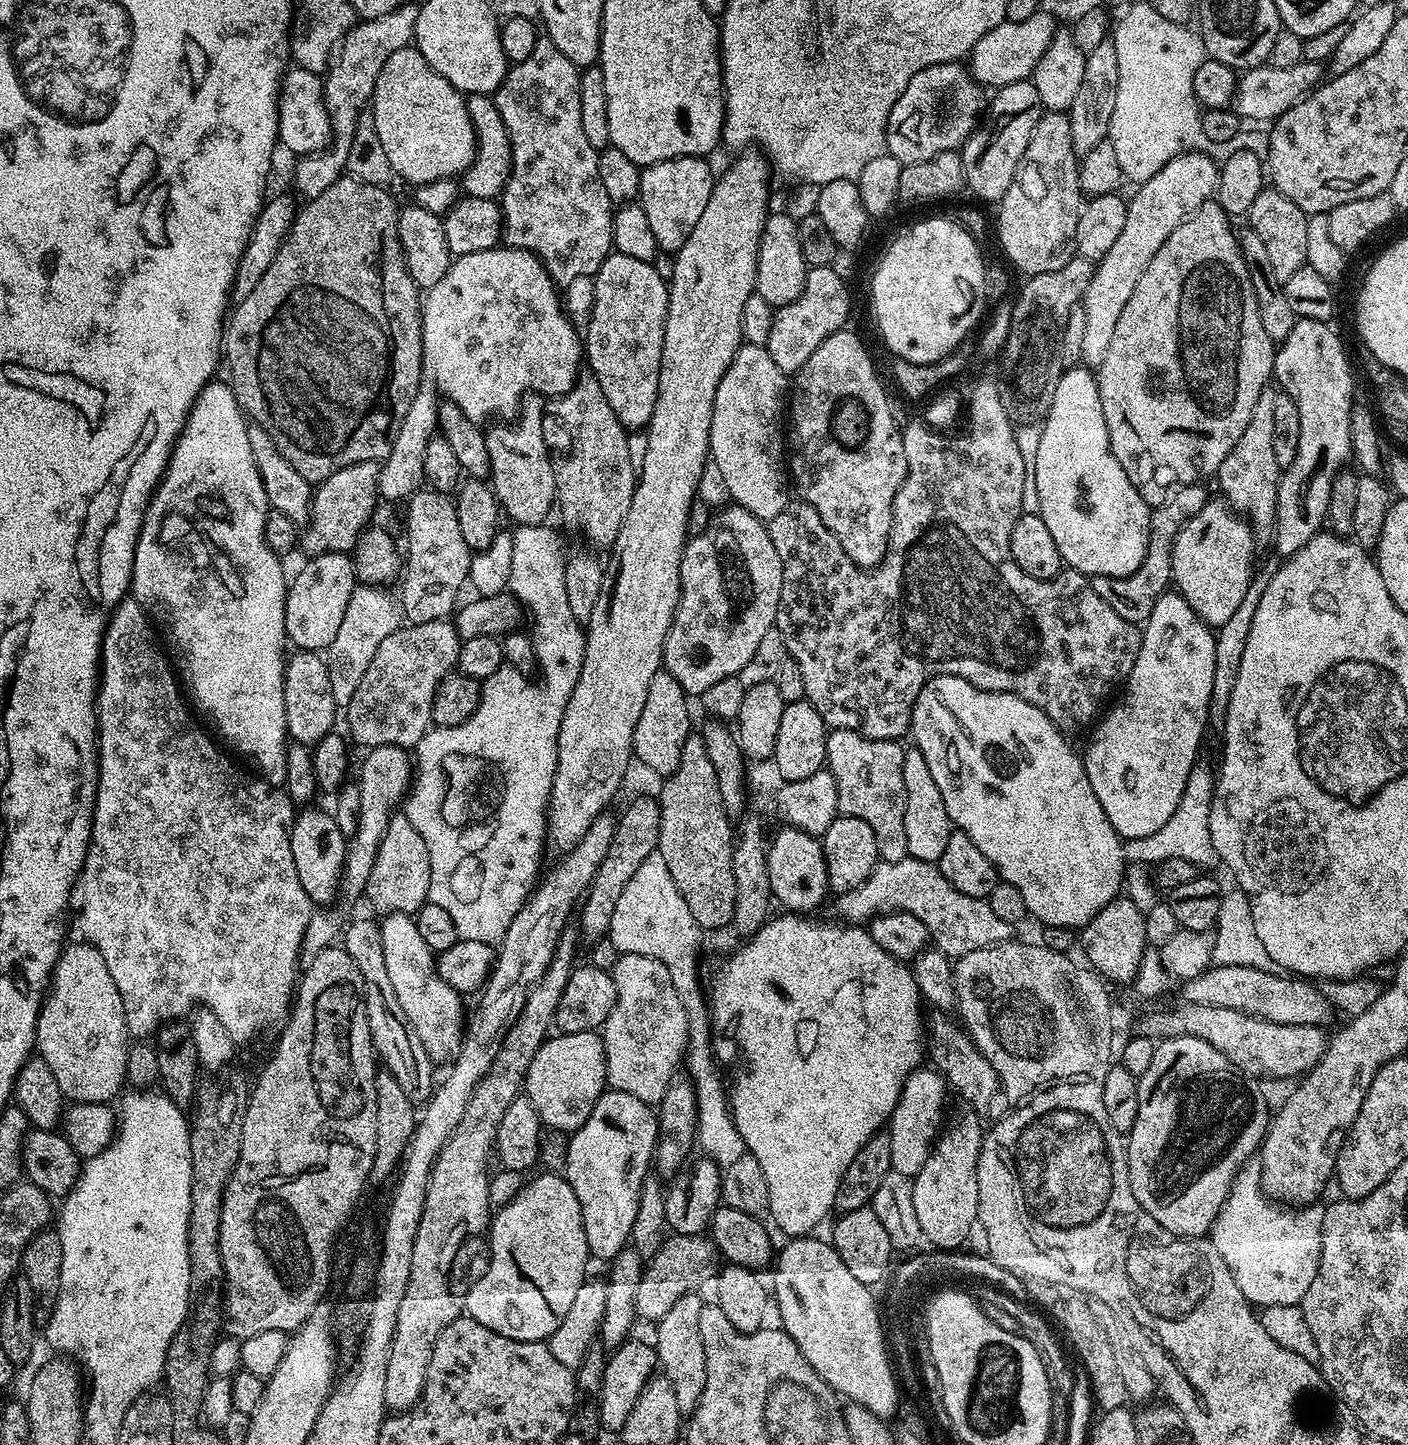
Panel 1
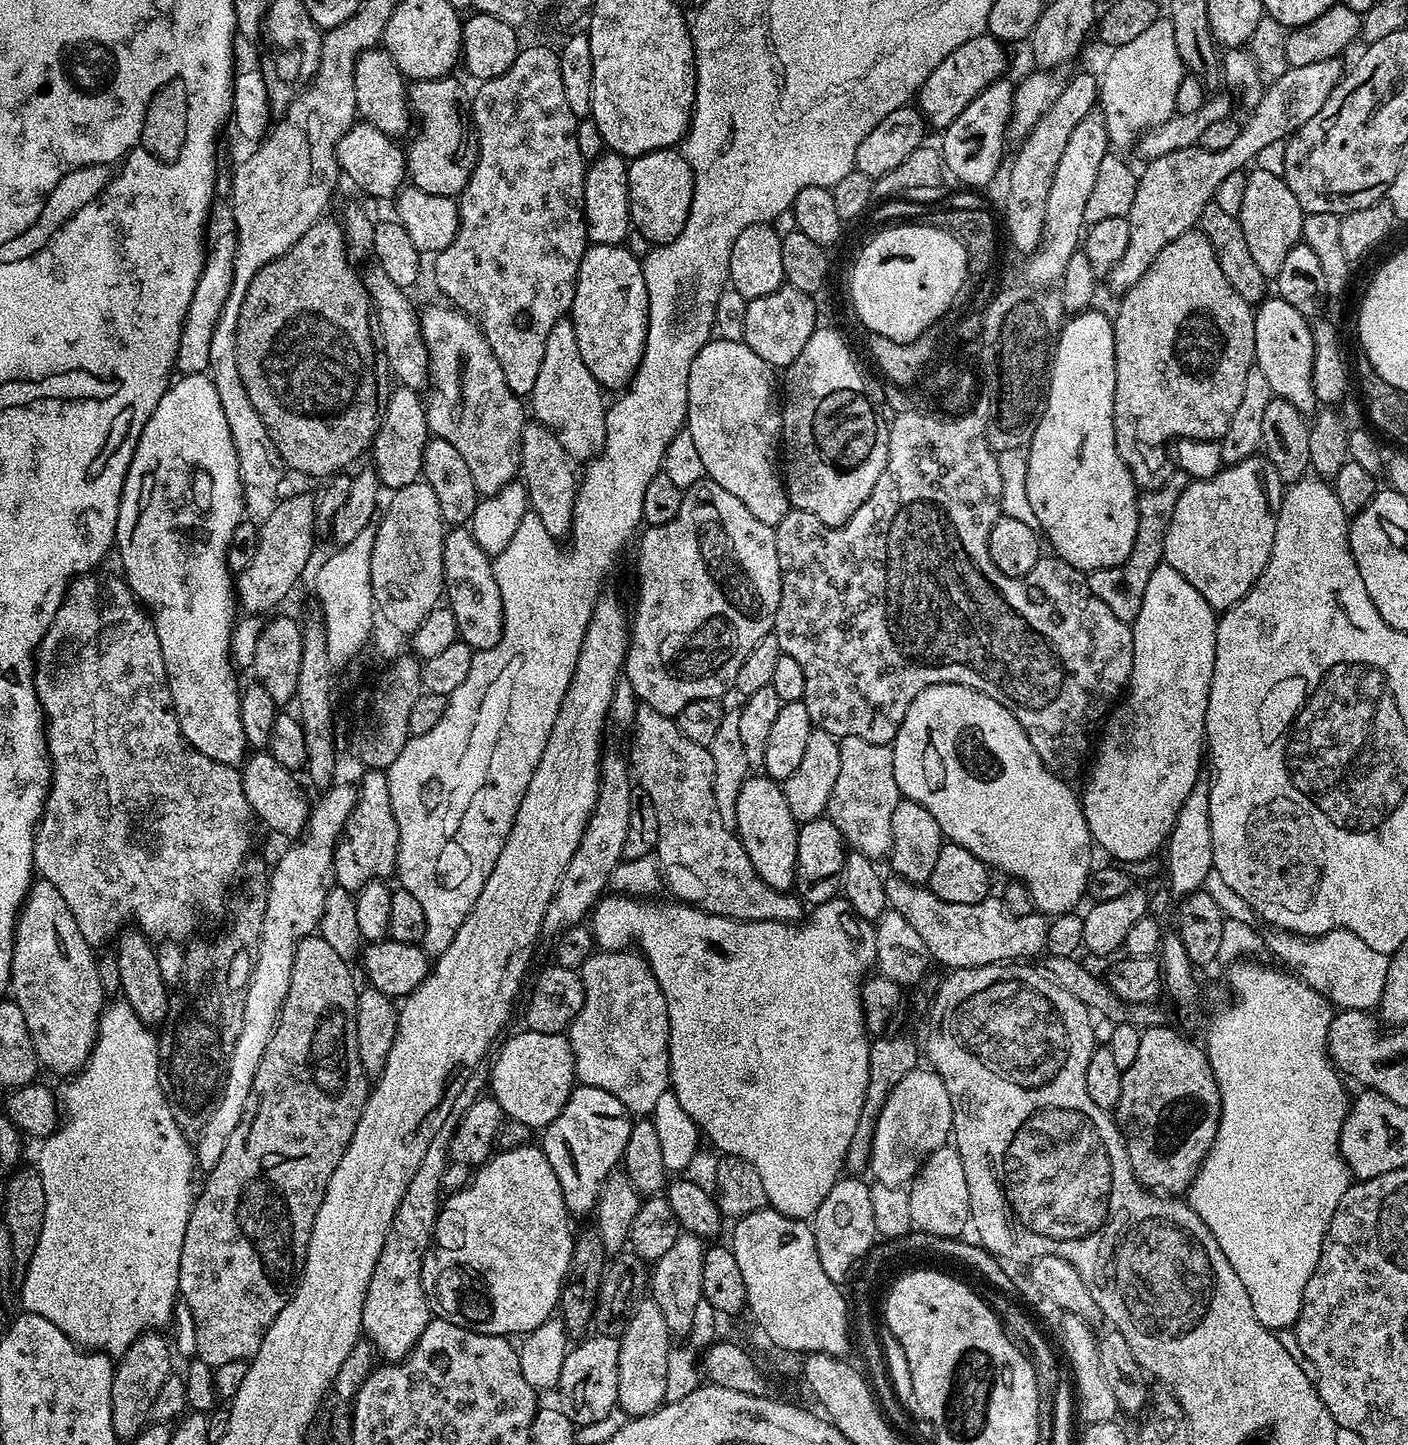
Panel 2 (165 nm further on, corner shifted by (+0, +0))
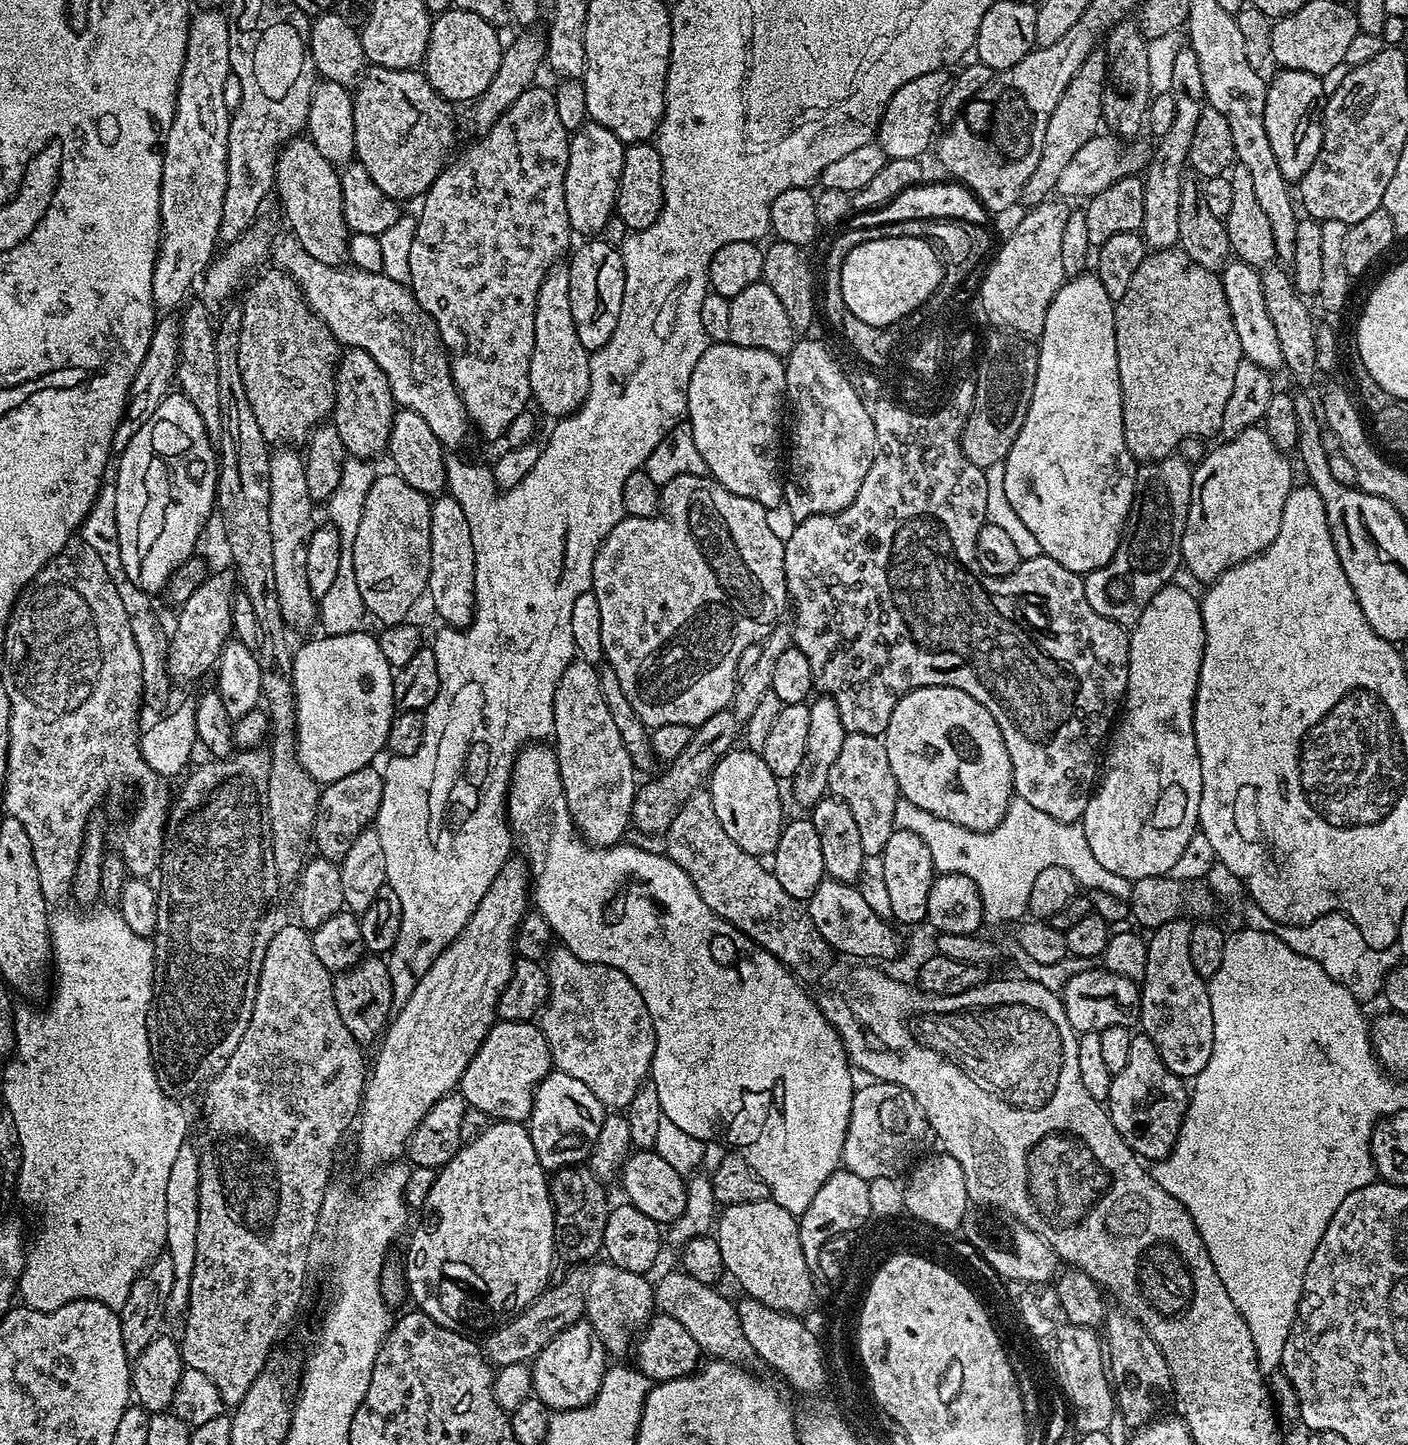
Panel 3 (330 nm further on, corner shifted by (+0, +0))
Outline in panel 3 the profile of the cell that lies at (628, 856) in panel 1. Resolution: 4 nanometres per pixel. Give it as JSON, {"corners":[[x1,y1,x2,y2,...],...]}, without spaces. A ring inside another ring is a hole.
{"corners":[[725,710,718,714,710,714,706,722,695,725,692,733,692,741,667,765,668,768,661,776,648,780,639,785,634,794,632,803,631,827,645,832,648,836,663,837,668,831,670,822,678,814,678,810,684,805,686,794,699,791,702,781,711,773,714,765,720,761,721,756,733,751,738,737,742,732,741,721,731,710]]}

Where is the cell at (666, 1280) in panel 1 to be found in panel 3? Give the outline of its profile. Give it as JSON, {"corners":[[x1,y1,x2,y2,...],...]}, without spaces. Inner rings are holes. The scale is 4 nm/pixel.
{"corners":[[568,1276,561,1284,553,1283,545,1288,543,1294,534,1303,517,1312,515,1316,505,1319,503,1323,488,1336,488,1341,483,1341,482,1351,488,1357,488,1363,493,1366,510,1366,511,1364,528,1364,535,1360,536,1355,552,1341,562,1330,566,1330,577,1320,584,1316,584,1290,581,1281,576,1281,574,1277]]}

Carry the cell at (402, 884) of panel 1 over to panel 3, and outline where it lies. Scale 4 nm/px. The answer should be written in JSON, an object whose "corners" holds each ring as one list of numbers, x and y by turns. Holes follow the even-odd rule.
{"corners":[[376,766,357,770,346,778,339,778,323,785,318,802,318,814,312,827,312,840,319,855,337,862,343,858,346,850,350,850,354,838,358,838,358,834,366,831,375,821,378,806,382,802,383,785,384,777,381,769]]}

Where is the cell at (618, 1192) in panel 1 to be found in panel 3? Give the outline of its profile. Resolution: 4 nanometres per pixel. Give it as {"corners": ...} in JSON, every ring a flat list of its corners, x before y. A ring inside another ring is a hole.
{"corners":[[549,1072,532,1095,532,1113,526,1121,538,1162,546,1170,583,1165,598,1140,598,1130,602,1128,605,1115,604,1104,598,1102,578,1078,570,1078,565,1072]]}

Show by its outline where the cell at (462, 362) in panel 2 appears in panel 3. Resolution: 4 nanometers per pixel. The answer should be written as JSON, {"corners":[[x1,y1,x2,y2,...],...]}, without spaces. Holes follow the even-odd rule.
{"corners":[[291,234,273,239,270,244,270,260,273,260,275,267,281,272,288,273,304,296,312,313,325,324,341,345,350,348,361,348,378,362,382,374,390,382,392,397,396,399,400,408,414,410,434,430,434,434,440,439,441,444,449,449,456,450,456,447,467,438,470,433,470,421,464,403,460,401,458,390,452,381,450,371,450,357,444,351,444,343,440,341,440,332,436,324,418,306,411,291,405,285,394,282,383,272,362,272,359,270,347,270,343,267,335,268,326,266,326,262,318,262,302,250,302,246]]}

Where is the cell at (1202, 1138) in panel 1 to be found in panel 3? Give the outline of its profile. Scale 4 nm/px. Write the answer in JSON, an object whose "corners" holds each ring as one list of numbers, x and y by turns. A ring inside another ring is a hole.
{"corners":[[1143,1034,1133,1035,1126,1070,1113,1075,1106,1107,1109,1118,1114,1122,1114,1130,1122,1134,1141,1161,1164,1160,1171,1154,1184,1116,1188,1113,1189,1099,1185,1081,1166,1068,1154,1042]]}

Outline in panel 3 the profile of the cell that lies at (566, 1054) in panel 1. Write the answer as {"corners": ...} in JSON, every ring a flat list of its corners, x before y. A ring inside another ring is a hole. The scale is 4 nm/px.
{"corners":[[500,1020,492,1025,480,1049,470,1058,458,1091,468,1106,484,1111,493,1121,524,1122,532,1113,532,1095,536,1087,553,1068,550,1046,540,1027,523,1020]]}

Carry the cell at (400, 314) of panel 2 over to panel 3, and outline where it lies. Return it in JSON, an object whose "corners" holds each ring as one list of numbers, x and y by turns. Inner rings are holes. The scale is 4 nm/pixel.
{"corners":[[293,138,280,149,276,159,276,187,275,195,280,195,280,204,284,207,284,216,288,219,291,235,296,237,296,241,318,262,326,262,326,266,341,267,348,260,348,223,344,221,344,211,342,210,342,188,340,186,340,172,337,165,331,164,326,158,322,158,322,153,318,151,318,146,307,138]]}

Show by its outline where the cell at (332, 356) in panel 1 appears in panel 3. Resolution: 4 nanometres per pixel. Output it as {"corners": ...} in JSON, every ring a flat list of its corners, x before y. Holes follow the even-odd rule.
{"corners":[[271,270,248,293,243,293,242,307,242,334,240,335,240,345,238,354,240,355,240,369,242,370,242,383,246,386,246,398,250,398,250,407,254,410,254,418,258,418,258,427,262,429,262,434,268,439,269,445,272,446,296,446,307,441,309,432,318,424,323,424,332,415,332,405,334,403,334,381,336,378,336,362,342,351,335,334,318,319,308,303,305,302,304,296,300,293,300,287,295,284,292,277,286,272]]}

